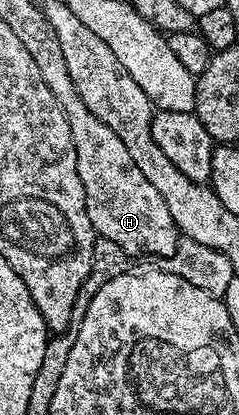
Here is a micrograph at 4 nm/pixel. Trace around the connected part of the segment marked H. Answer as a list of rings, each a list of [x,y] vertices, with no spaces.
[[[48,33],[44,39],[26,40],[26,45],[31,50],[32,57],[36,59],[40,67],[40,77],[45,81],[45,85],[56,95],[57,101],[61,104],[67,114],[69,125],[72,127],[72,137],[76,147],[77,167],[80,171],[81,181],[84,183],[85,197],[89,220],[100,240],[107,240],[119,246],[127,257],[133,255],[170,255],[174,256],[181,242],[181,232],[174,219],[174,213],[167,204],[164,197],[149,181],[147,172],[135,164],[129,149],[125,149],[125,141],[117,137],[109,125],[105,125],[94,113],[81,101],[73,81],[69,77],[69,69],[65,63],[65,57],[61,51],[61,45],[54,34]]]

